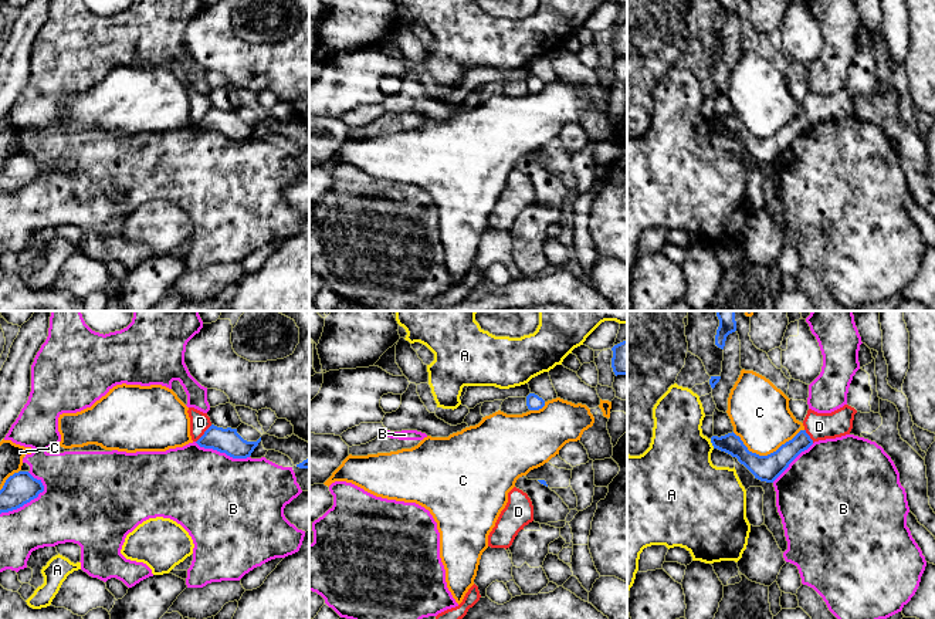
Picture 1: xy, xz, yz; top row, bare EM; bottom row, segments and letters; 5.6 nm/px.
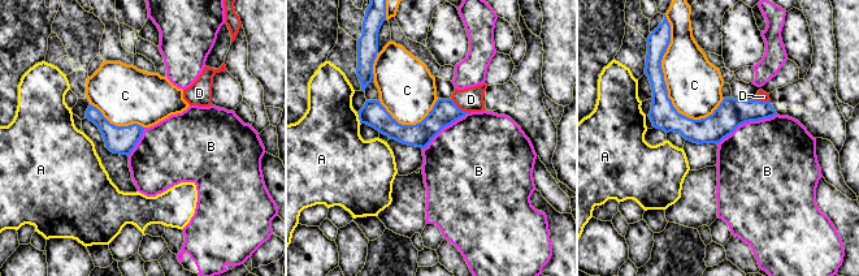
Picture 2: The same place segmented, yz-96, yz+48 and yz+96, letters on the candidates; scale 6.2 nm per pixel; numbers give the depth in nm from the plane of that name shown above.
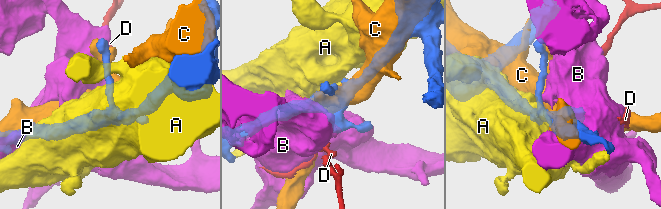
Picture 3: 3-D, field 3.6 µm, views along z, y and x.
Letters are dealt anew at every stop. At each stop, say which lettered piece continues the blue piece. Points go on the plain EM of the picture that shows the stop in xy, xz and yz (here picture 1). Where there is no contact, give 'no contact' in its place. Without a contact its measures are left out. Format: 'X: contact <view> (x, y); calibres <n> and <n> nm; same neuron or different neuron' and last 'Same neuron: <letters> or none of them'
A: contact yz (711, 124); calibres 120 and 400 nm; different neuron
B: contact xy (26, 185); calibres 180 and 360 nm; different neuron
C: contact yz (768, 137); calibres 150 and 340 nm; different neuron
D: contact xy (205, 115); calibres 140 and 110 nm; different neuron
Same neuron: none of them

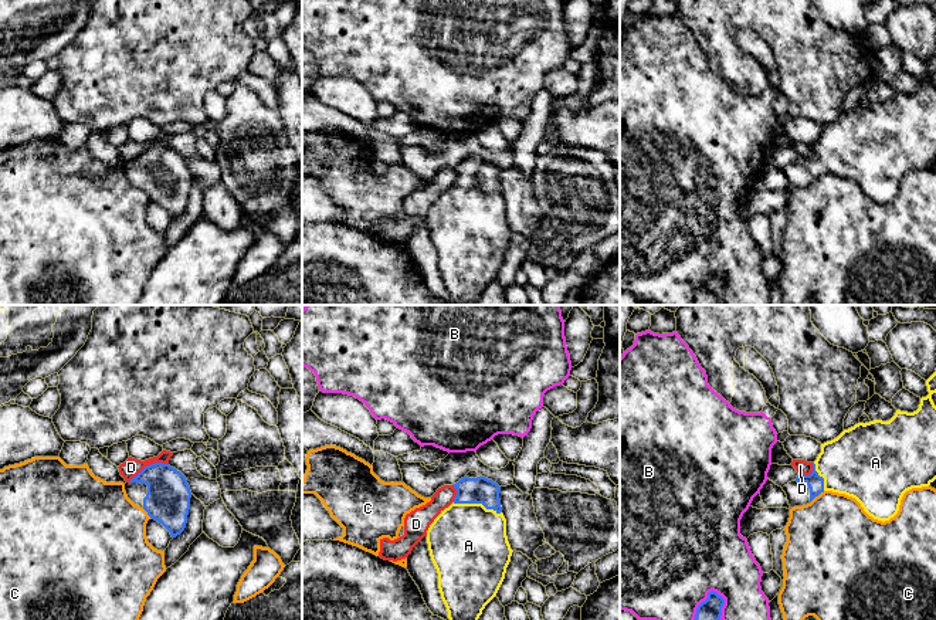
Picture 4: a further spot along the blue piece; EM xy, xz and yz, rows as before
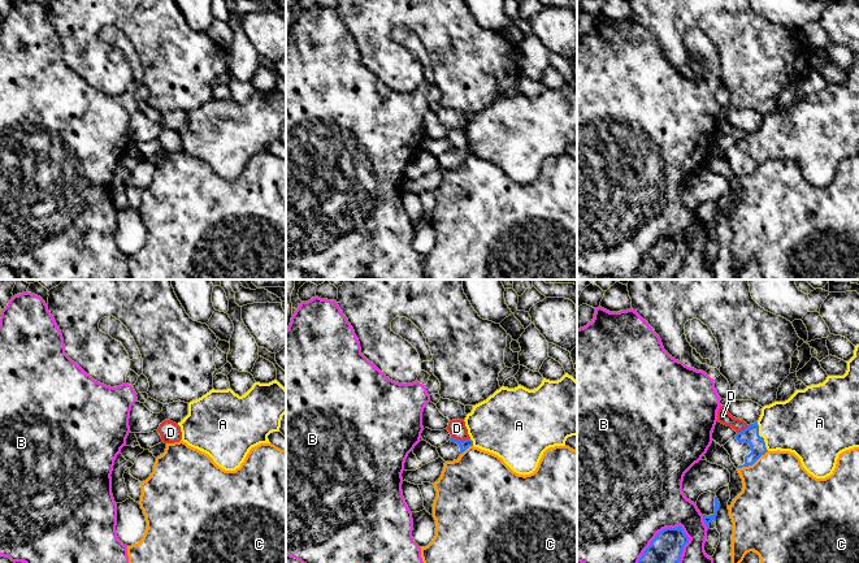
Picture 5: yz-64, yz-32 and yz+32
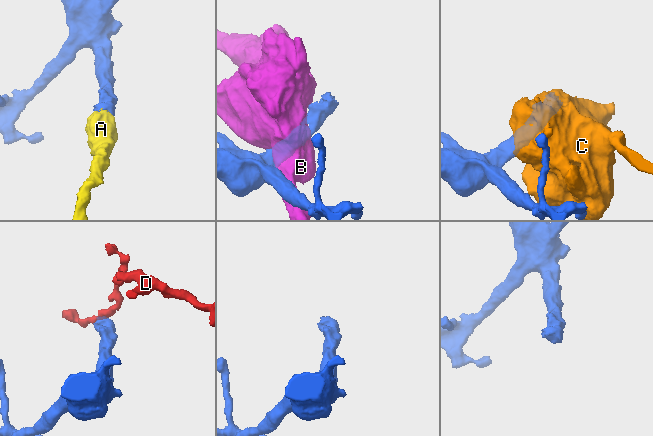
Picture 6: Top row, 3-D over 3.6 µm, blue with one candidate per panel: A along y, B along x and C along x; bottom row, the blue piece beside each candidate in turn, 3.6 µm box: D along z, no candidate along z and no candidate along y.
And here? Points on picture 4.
A: contact xz (477, 185); calibres 150 and 440 nm; same neuron
B: contact yz (706, 281); calibres 140 and 480 nm; different neuron
C: contact yz (817, 178); calibres 90 and 460 nm; different neuron
D: contact xy (148, 148); calibres 260 and 100 nm; different neuron
Same neuron: A

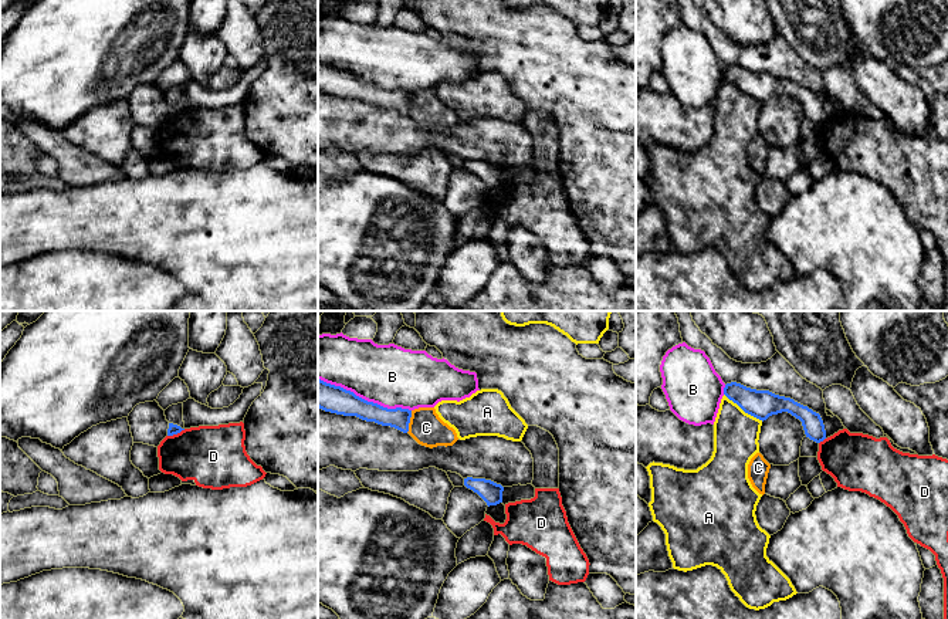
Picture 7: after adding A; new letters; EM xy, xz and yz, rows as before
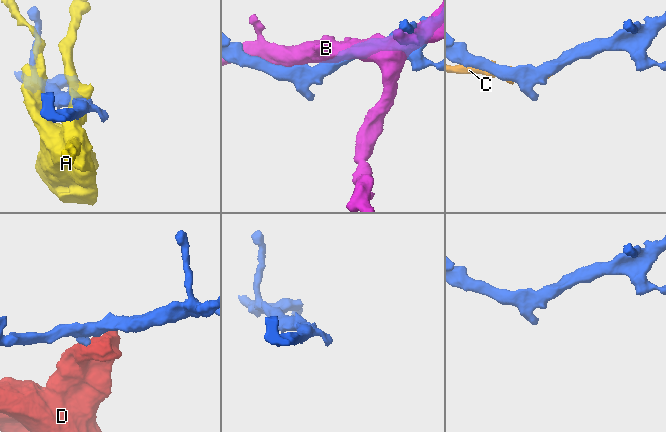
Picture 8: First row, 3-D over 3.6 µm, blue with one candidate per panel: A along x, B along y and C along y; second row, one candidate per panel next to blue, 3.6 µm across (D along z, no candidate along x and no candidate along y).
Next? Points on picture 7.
A: contact yz (744, 92); calibres 160 and 260 nm; different neuron
B: contact xz (364, 81); calibres 160 and 360 nm; different neuron
C: contact xz (409, 104); calibres 120 and 190 nm; different neuron
D: contact xy (176, 115); calibres 60 and 360 nm; different neuron
Same neuron: none of them

